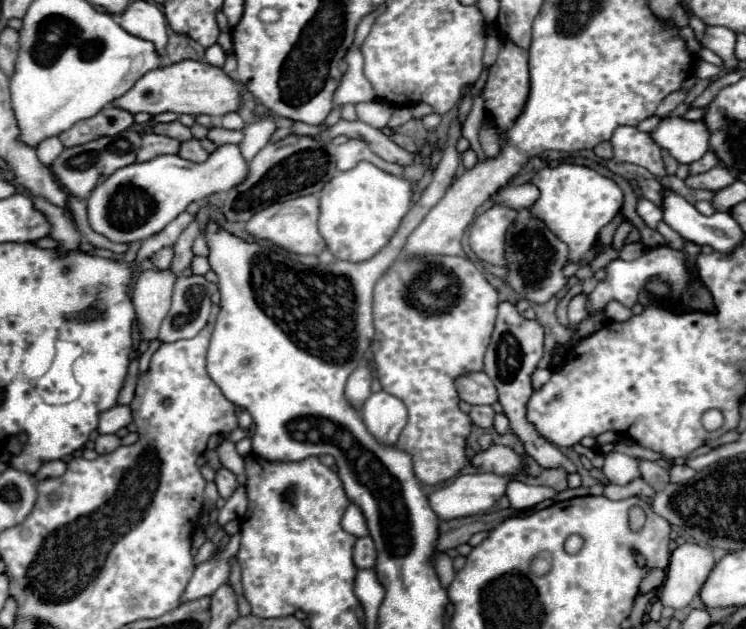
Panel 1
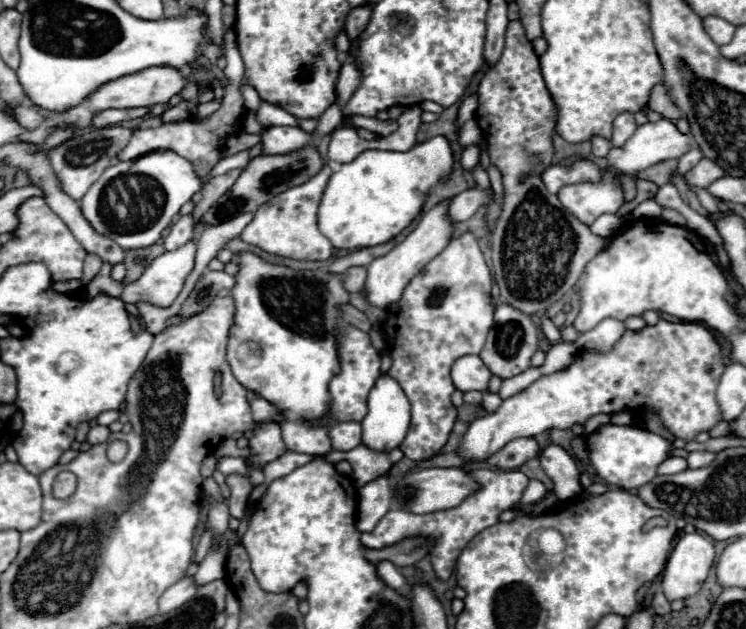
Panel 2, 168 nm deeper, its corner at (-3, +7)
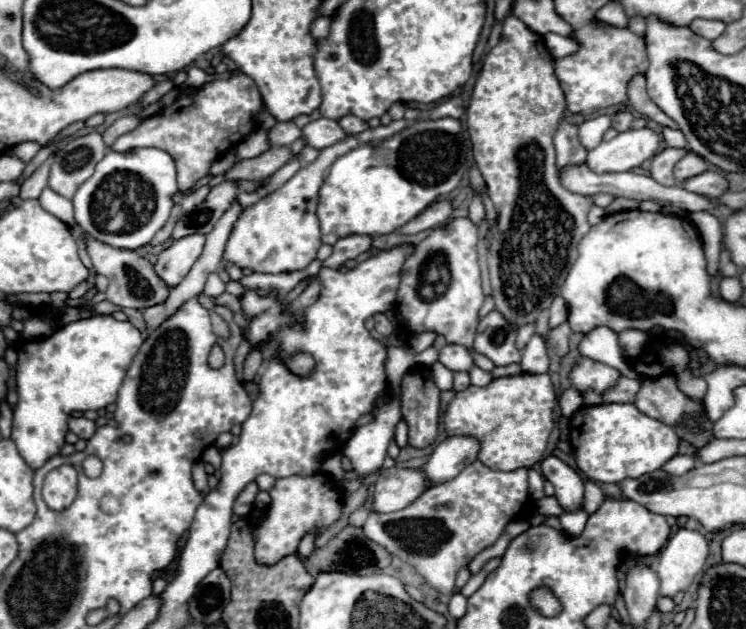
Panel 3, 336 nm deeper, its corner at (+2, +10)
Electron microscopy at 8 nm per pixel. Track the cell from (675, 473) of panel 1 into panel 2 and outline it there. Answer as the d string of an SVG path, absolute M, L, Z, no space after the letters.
M692 451L688 455L688 467L690 469L706 467L706 465L710 465L710 461L714 461L714 457L716 457L716 453L712 453L712 451Z

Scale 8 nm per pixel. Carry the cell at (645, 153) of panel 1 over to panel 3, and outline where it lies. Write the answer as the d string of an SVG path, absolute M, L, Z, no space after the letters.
M595 116L579 126L579 140L587 150L591 150L603 140L605 130L609 130L609 128L611 128L609 116Z

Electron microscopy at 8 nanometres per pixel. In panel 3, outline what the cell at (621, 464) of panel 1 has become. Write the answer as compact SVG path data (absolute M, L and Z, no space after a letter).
M633 404L585 406L571 418L571 448L577 468L595 482L619 484L625 478L639 478L659 470L677 454L679 438L675 430L655 418L645 416Z

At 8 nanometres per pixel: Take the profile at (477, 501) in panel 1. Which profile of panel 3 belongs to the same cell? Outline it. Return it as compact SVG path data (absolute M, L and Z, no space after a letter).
M397 466L381 470L379 480L375 482L375 510L403 510L409 504L413 504L427 488L431 488L431 482L423 470Z

